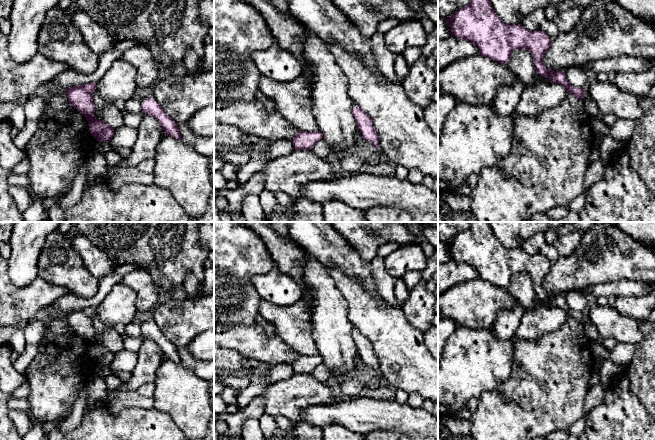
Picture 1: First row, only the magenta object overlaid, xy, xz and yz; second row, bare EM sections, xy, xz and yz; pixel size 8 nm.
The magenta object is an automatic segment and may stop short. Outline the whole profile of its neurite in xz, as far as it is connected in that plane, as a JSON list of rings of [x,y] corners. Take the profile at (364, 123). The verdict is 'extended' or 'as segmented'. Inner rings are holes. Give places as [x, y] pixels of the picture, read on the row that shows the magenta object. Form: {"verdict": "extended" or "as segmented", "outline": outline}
{"verdict": "as segmented", "outline": [[[355,106],[352,114],[362,137],[373,143],[373,149],[378,149],[379,135],[374,127],[373,120],[360,106]]]}

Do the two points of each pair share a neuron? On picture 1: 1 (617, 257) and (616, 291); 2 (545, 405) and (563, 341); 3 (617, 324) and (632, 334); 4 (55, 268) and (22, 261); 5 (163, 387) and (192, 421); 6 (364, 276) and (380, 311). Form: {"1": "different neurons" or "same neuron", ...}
{"1": "different neurons", "2": "same neuron", "3": "same neuron", "4": "different neurons", "5": "same neuron", "6": "different neurons"}

